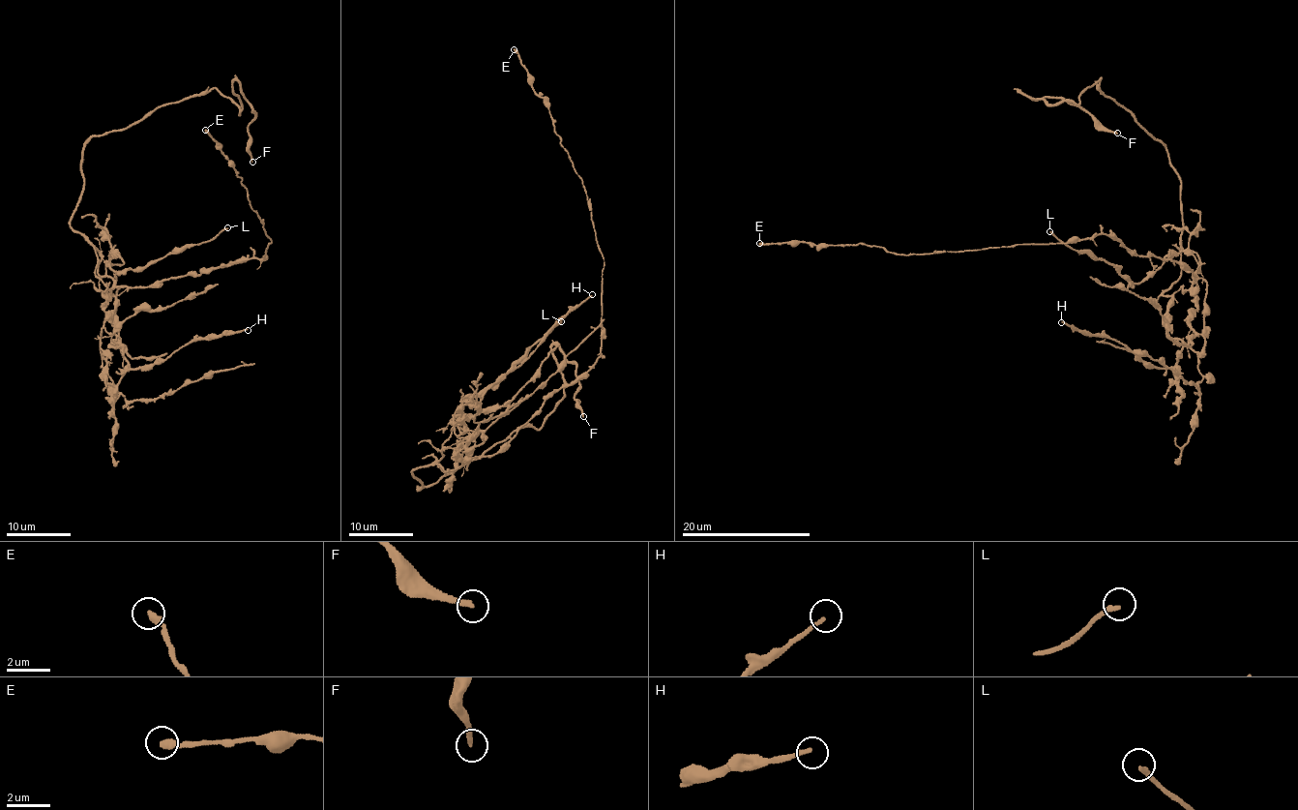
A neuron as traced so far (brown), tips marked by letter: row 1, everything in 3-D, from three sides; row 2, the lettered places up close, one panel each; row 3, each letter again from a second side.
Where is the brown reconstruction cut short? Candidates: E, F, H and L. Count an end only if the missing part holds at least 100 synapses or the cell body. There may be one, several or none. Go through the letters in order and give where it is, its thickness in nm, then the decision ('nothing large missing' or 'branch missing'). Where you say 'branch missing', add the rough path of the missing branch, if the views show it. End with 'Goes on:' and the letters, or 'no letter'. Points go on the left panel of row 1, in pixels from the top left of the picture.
E: at (205, 130); 320 nm thick; nothing large missing
F: at (252, 162); 240 nm thick; branch missing; missing branch runs (252, 162), (247, 173), (254, 177), (266, 196)
H: at (248, 330); 180 nm thick; nothing large missing
L: at (227, 227); 200 nm thick; nothing large missing
Goes on: F

